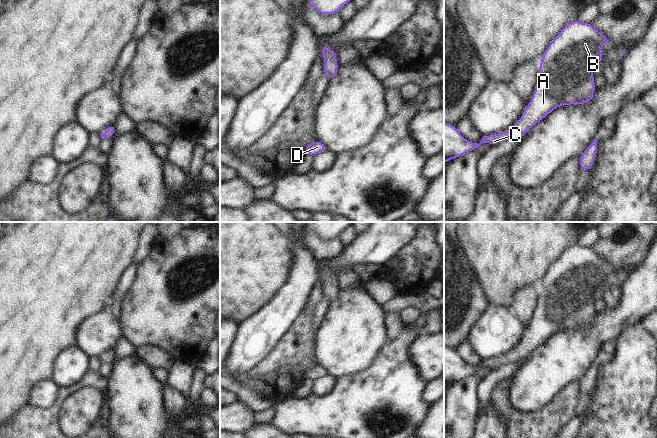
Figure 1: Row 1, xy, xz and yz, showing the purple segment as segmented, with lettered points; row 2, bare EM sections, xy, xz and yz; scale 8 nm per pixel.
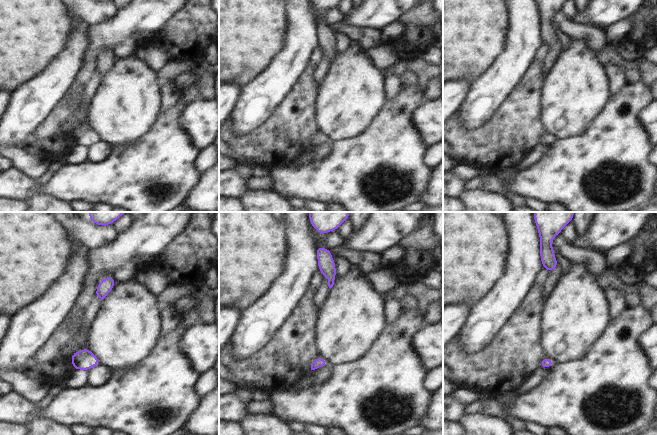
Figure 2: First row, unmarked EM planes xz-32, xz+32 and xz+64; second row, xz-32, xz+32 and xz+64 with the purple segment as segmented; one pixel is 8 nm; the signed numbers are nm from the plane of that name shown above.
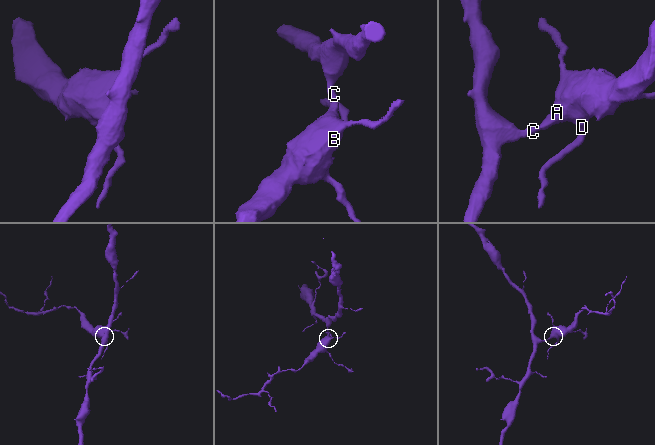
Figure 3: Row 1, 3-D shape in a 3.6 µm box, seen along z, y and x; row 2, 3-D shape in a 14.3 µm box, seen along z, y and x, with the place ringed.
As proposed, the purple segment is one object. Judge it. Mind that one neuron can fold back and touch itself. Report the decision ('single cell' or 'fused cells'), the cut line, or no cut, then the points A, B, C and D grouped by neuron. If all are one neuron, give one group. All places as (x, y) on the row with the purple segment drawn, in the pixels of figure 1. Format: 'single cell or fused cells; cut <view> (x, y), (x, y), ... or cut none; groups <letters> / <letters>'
single cell; cut none; groups A B C D

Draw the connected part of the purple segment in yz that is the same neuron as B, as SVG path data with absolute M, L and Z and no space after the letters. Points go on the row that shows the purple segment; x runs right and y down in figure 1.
M575 20L565 24L542 54L538 83L522 117L508 131L483 136L479 144L468 141L455 125L444 122L444 163L474 151L482 143L495 146L510 137L523 137L557 107L591 102L596 90L592 68L604 60L600 47L609 43L591 23Z

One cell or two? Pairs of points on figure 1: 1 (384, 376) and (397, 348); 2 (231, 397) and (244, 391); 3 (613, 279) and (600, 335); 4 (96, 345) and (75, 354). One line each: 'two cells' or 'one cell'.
1: one cell
2: two cells
3: two cells
4: two cells

